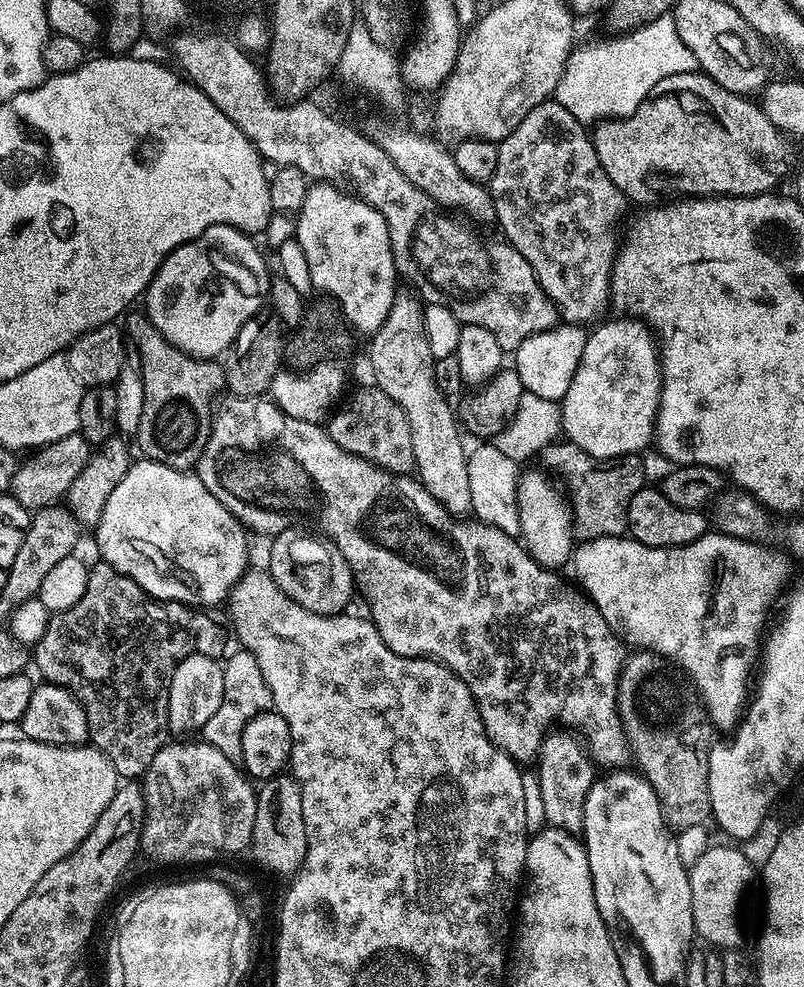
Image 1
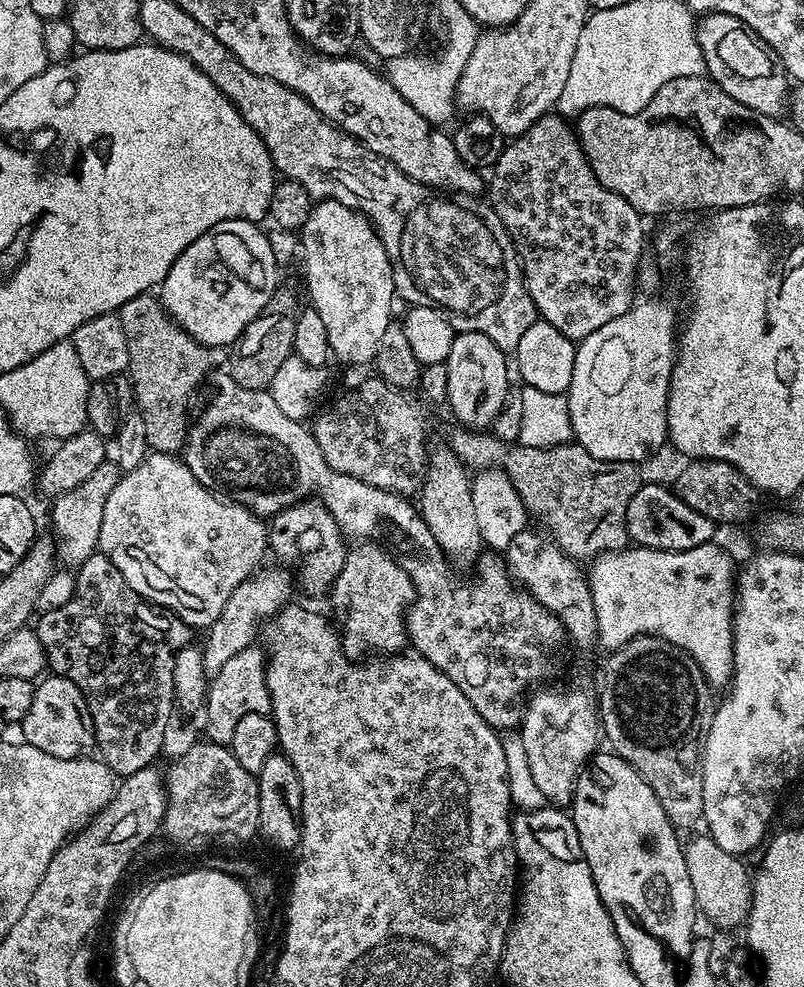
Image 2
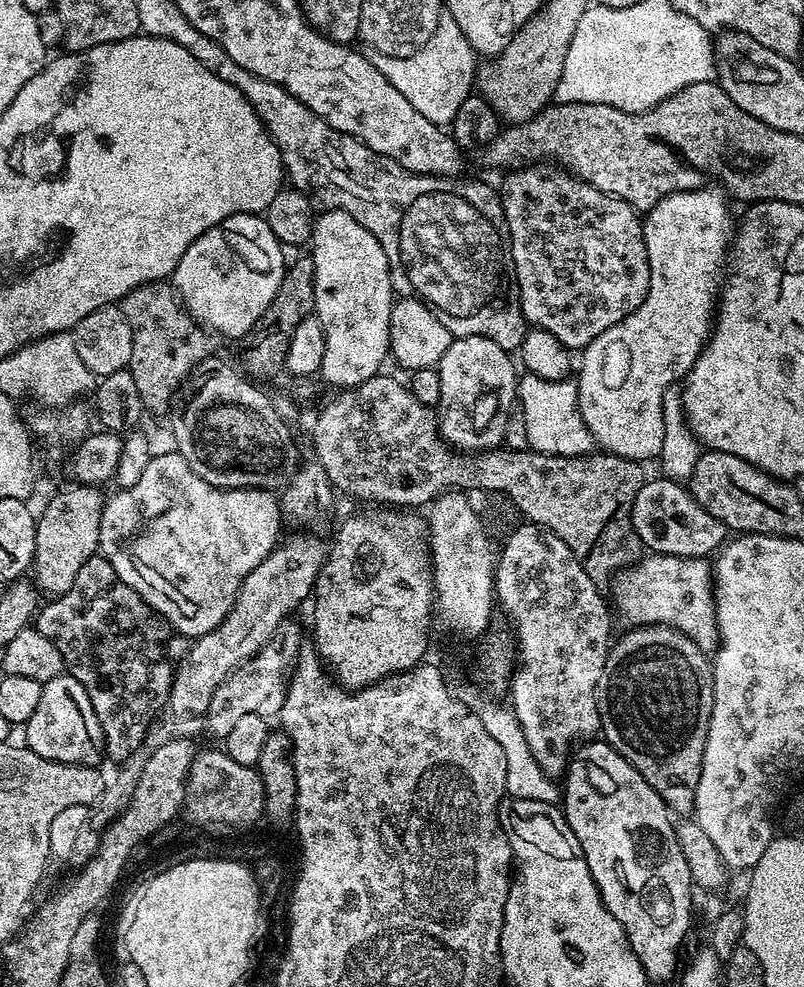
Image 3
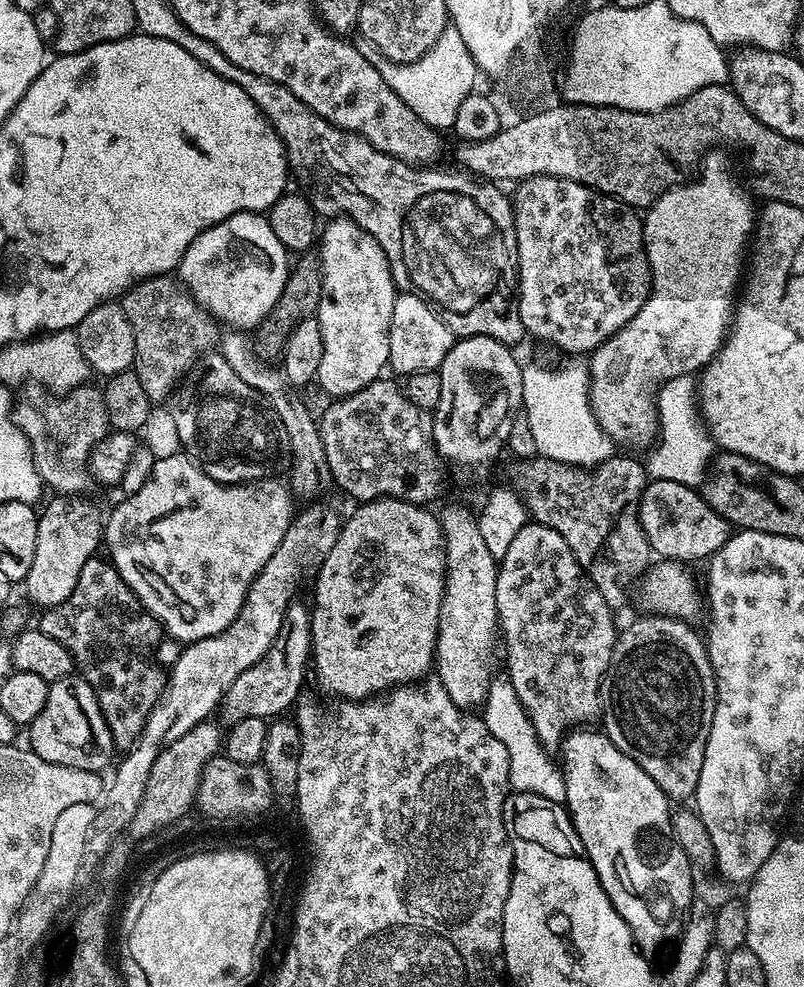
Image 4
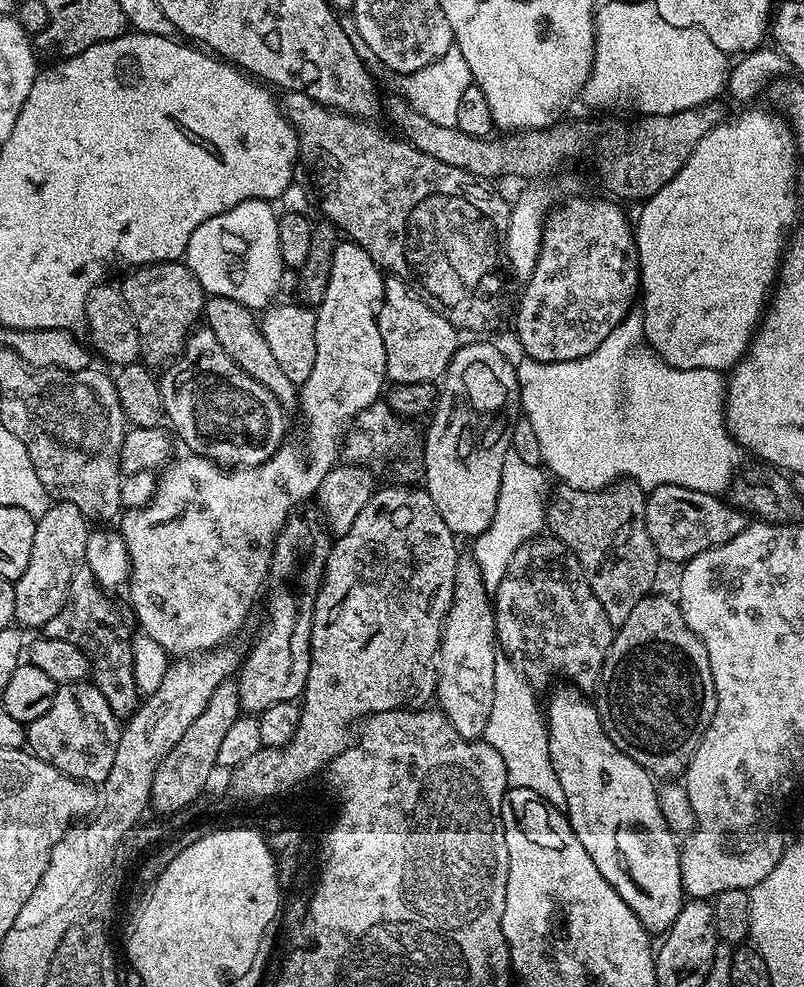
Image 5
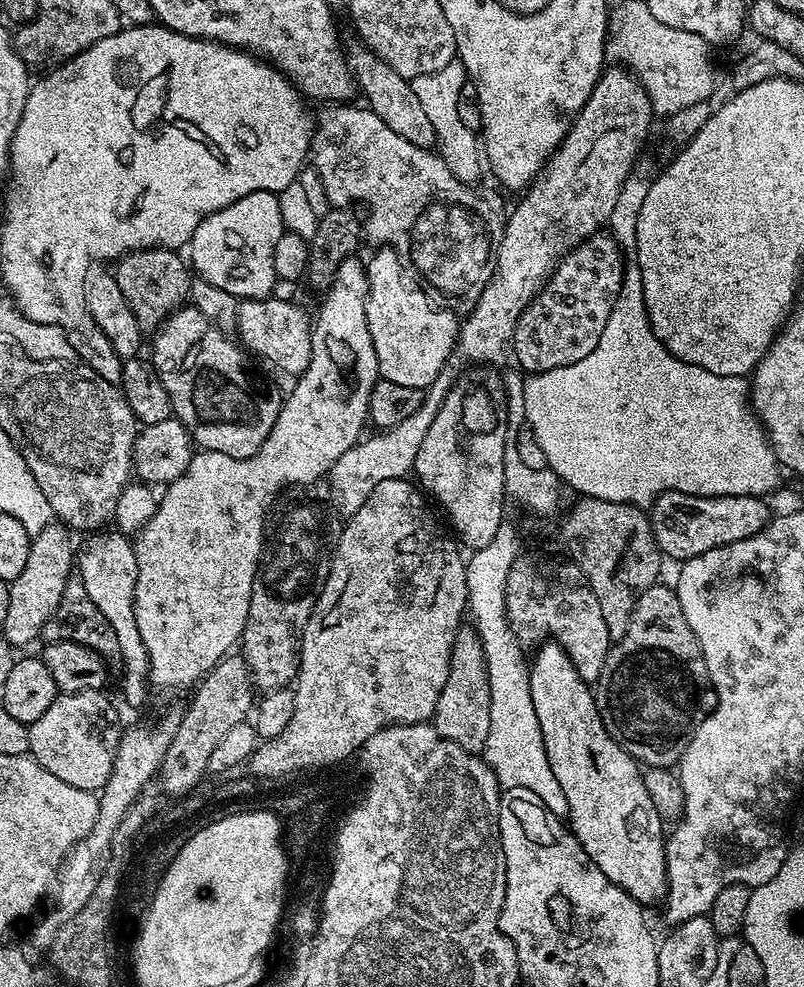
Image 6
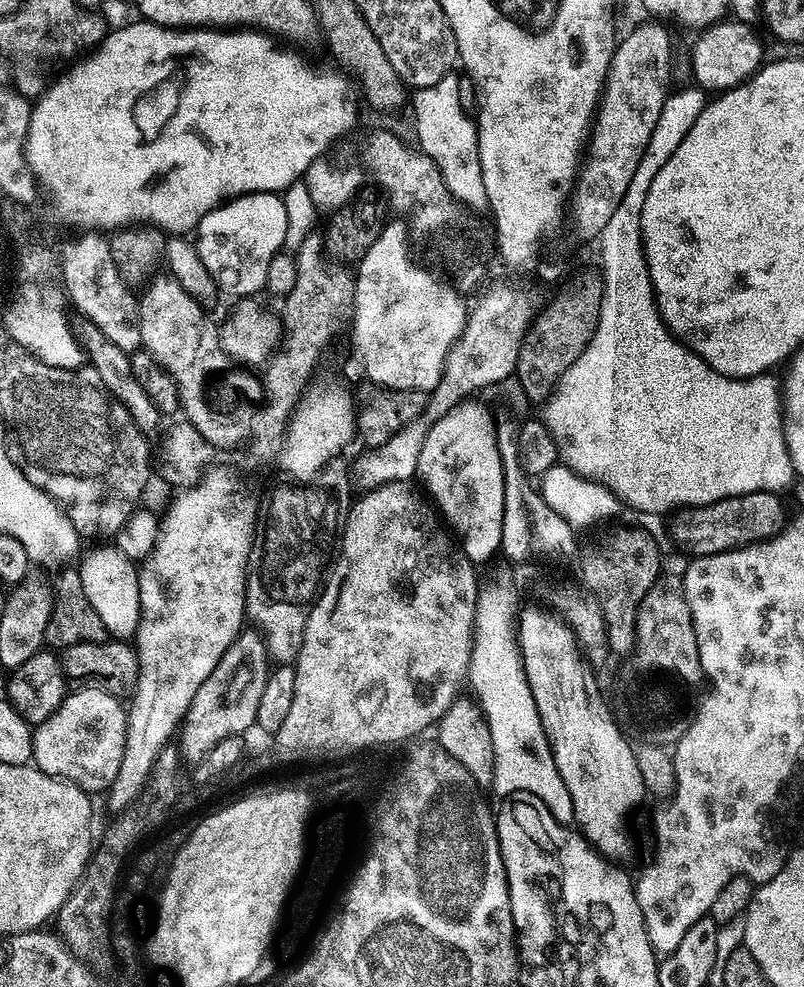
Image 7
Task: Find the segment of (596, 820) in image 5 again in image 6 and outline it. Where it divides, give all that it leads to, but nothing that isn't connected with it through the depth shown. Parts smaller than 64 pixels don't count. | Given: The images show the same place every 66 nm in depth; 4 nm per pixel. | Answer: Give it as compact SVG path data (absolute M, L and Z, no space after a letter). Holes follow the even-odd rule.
M545 642L535 649L536 657L531 657L530 698L534 698L534 714L538 714L538 726L542 726L542 738L546 746L546 758L562 794L568 803L567 823L576 841L586 850L586 854L623 892L628 892L641 906L649 906L663 901L668 891L668 867L666 866L666 824L661 820L650 794L646 794L644 774L641 765L606 730L596 708L596 697L589 681L581 678L578 670L570 662L561 644Z

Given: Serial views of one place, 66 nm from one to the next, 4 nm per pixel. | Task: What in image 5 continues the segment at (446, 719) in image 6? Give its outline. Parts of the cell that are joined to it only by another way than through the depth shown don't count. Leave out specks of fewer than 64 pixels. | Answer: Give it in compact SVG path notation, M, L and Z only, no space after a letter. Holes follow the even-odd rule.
M457 559L454 598L444 619L444 629L440 631L434 700L439 711L444 713L450 726L454 726L454 730L458 730L458 734L463 740L481 739L486 730L486 722L490 722L490 709L494 706L494 662L497 658L496 614L493 601L490 599L490 590L482 582L480 571L474 559Z

